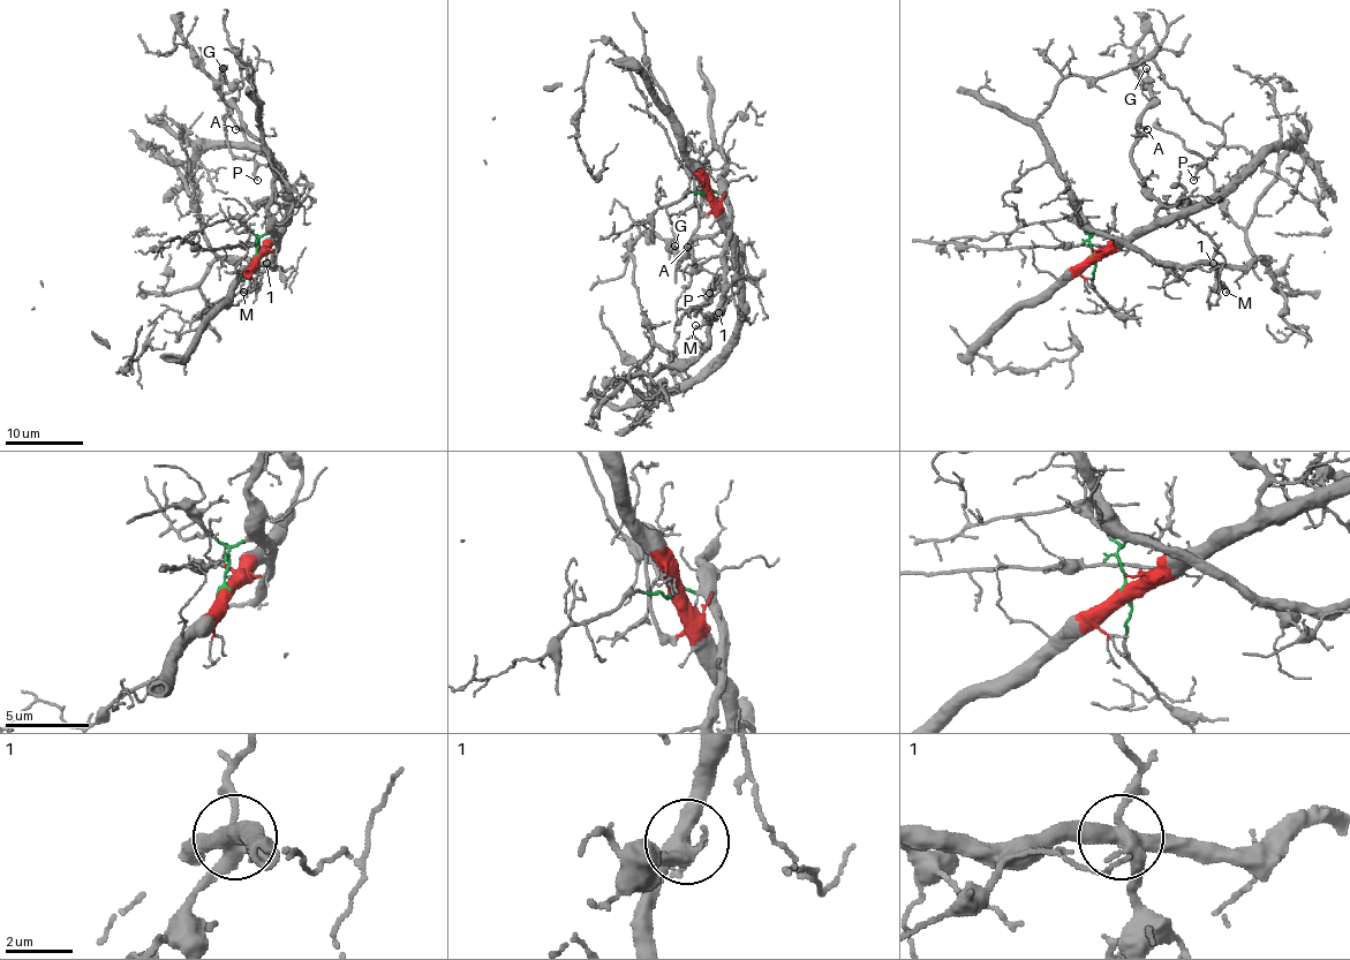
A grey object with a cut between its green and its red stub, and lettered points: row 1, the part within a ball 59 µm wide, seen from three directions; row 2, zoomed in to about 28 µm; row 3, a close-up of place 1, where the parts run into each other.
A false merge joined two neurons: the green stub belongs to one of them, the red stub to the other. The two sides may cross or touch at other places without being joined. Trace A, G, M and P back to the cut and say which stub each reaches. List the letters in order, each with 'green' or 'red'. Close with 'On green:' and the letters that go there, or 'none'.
A: red
G: red
M: red
P: green
On green: P

